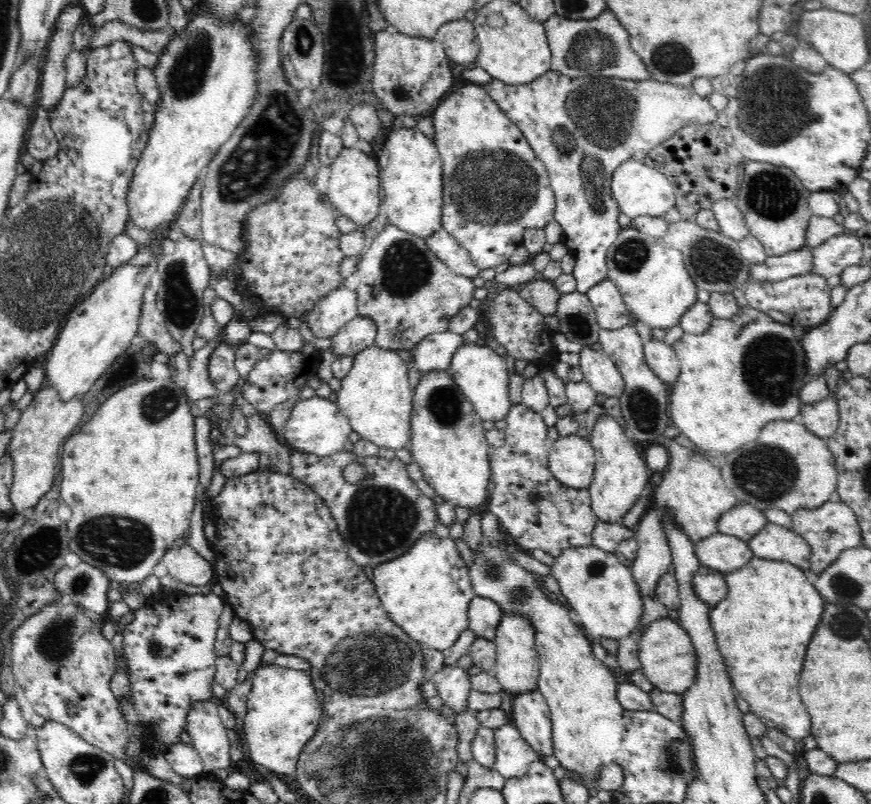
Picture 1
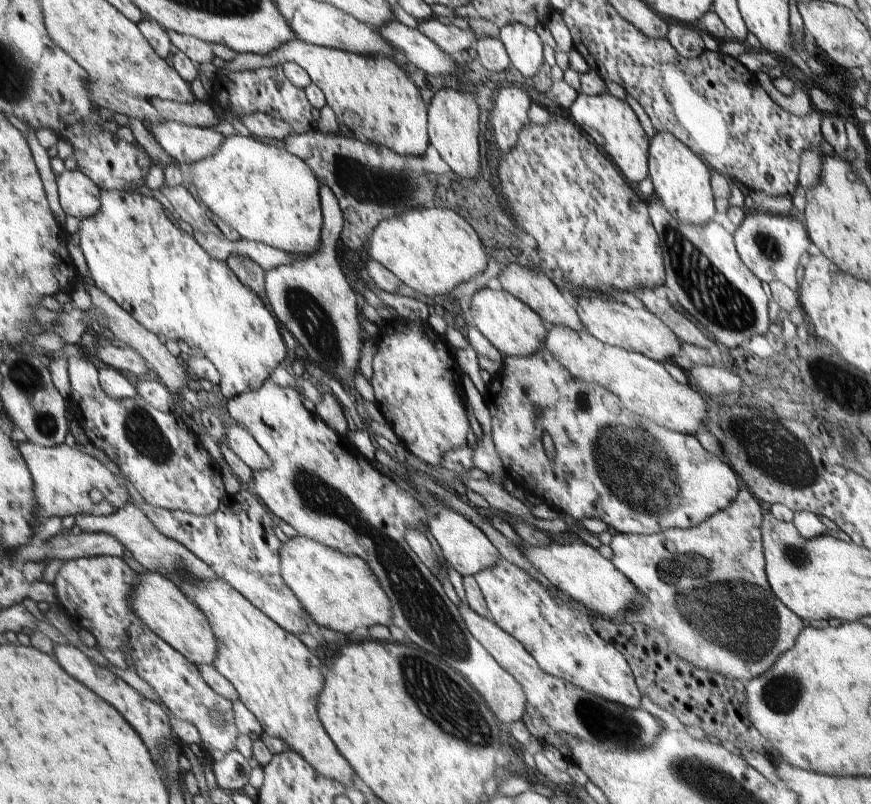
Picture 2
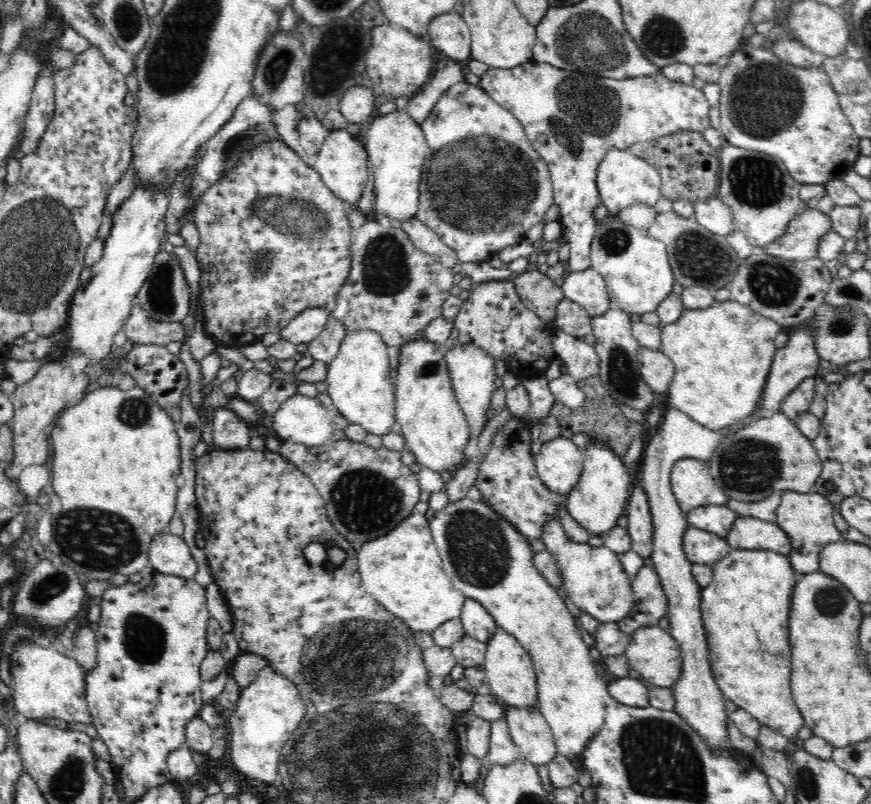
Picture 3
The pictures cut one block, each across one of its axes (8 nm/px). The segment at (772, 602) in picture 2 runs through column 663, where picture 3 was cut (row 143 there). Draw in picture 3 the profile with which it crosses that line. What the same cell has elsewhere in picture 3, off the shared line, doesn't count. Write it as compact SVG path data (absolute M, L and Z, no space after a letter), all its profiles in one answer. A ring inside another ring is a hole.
M530 62L516 66L512 70L500 70L490 68L482 80L480 86L488 92L490 98L498 102L498 106L504 106L510 114L514 114L520 124L524 126L524 132L528 136L528 142L532 148L540 154L542 160L546 160L554 184L554 206L558 206L560 212L560 224L564 232L564 240L570 244L570 258L560 264L560 270L554 268L550 278L558 280L560 276L568 274L566 284L562 288L564 298L580 304L588 310L592 318L604 316L610 308L614 308L614 302L608 296L608 288L604 284L604 278L598 274L598 270L592 268L592 240L596 240L598 230L598 218L596 210L602 204L598 186L596 186L596 172L602 164L602 160L612 150L628 150L636 142L648 142L656 138L670 136L680 130L694 130L694 132L706 132L710 126L710 108L706 94L696 90L694 86L674 82L666 78L662 72L656 76L646 78L628 78L628 80L612 80L612 78L598 78L592 74L574 74L568 70L560 70L556 66Z

